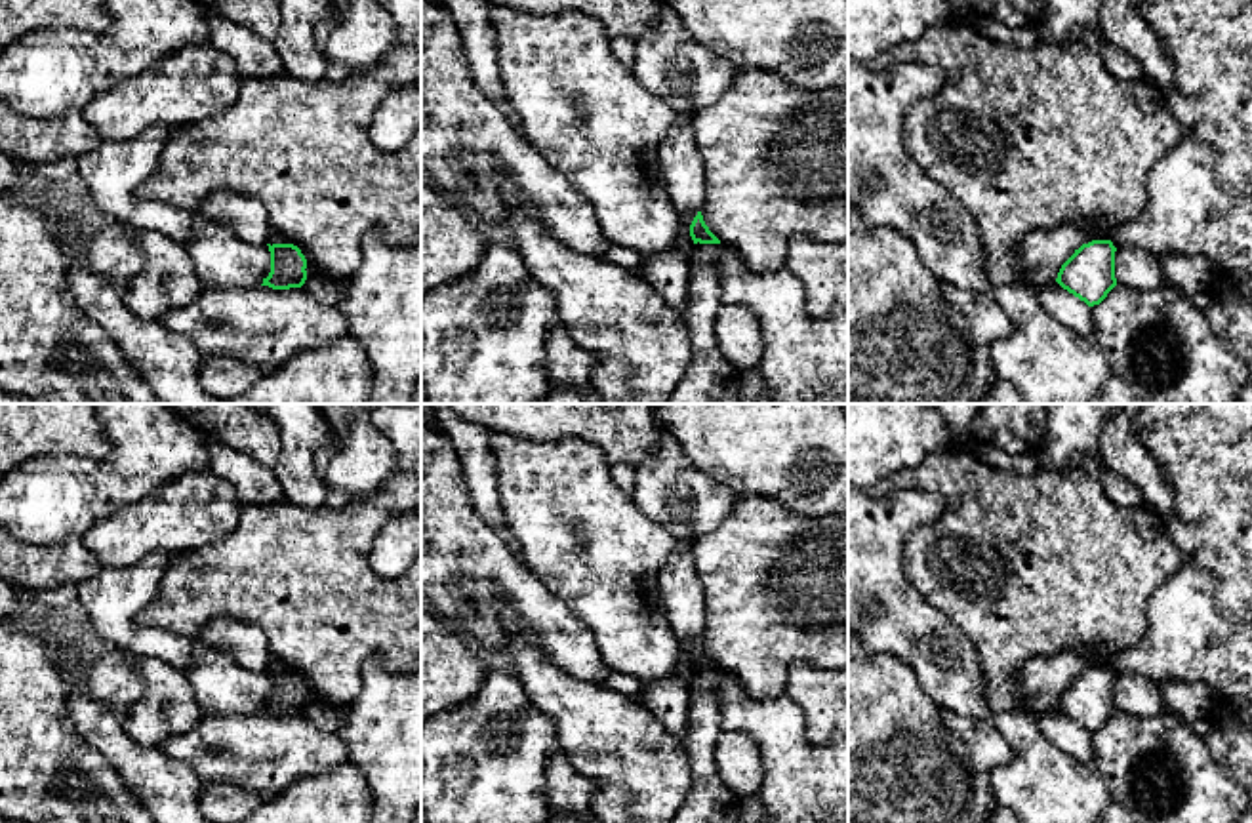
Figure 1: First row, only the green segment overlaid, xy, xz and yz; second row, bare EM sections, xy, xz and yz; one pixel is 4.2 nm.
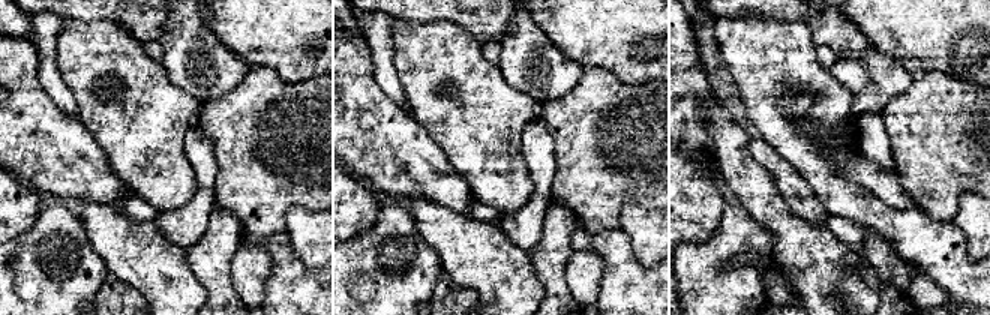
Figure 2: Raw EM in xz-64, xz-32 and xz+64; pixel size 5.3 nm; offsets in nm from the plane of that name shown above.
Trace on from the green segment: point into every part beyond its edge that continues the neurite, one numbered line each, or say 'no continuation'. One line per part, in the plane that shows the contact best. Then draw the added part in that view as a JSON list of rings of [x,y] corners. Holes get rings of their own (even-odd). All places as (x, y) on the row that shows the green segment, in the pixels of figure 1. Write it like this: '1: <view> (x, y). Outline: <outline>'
no continuation

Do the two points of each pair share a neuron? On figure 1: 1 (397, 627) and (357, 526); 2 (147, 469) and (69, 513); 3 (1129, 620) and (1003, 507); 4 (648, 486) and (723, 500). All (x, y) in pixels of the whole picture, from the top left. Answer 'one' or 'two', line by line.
1: one
2: one
3: one
4: one

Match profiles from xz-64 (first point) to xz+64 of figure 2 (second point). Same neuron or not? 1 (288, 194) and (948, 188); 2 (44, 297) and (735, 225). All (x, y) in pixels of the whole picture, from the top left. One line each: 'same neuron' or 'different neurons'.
1: same neuron
2: same neuron

